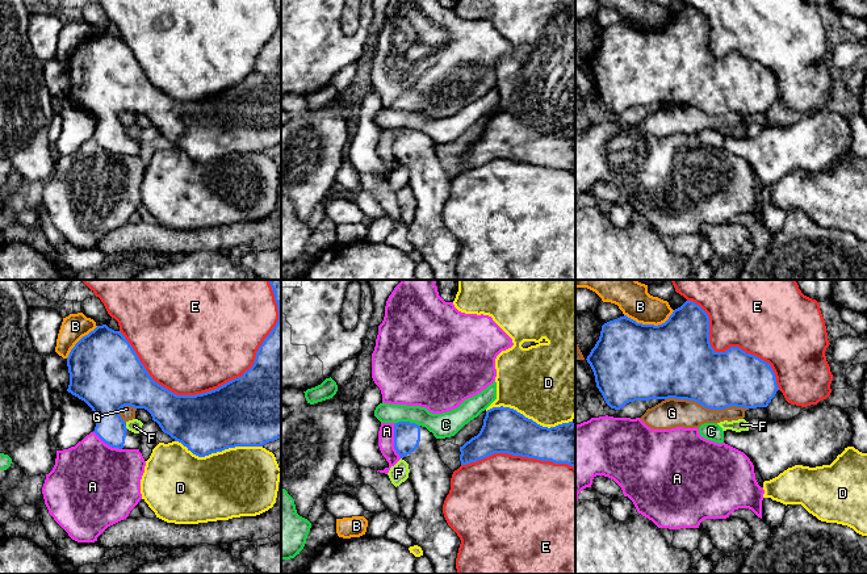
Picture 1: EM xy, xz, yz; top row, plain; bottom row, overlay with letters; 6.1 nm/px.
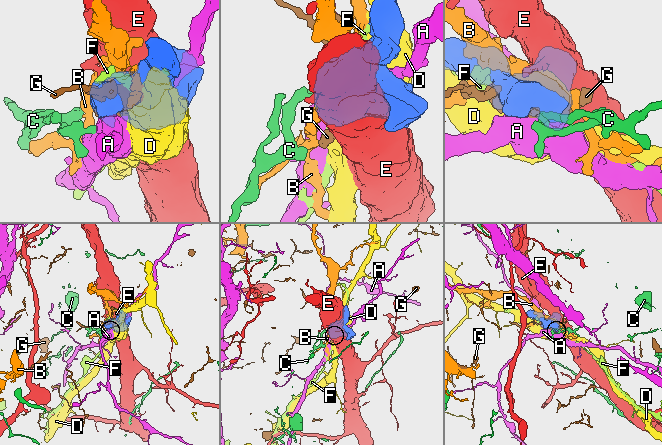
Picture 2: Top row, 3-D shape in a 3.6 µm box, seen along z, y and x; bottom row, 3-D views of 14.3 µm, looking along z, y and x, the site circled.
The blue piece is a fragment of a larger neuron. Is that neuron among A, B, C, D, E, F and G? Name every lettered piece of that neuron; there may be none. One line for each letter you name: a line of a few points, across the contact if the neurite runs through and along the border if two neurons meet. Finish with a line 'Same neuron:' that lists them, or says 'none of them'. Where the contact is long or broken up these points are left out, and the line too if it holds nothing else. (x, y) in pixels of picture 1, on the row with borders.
Same neuron: none of them

